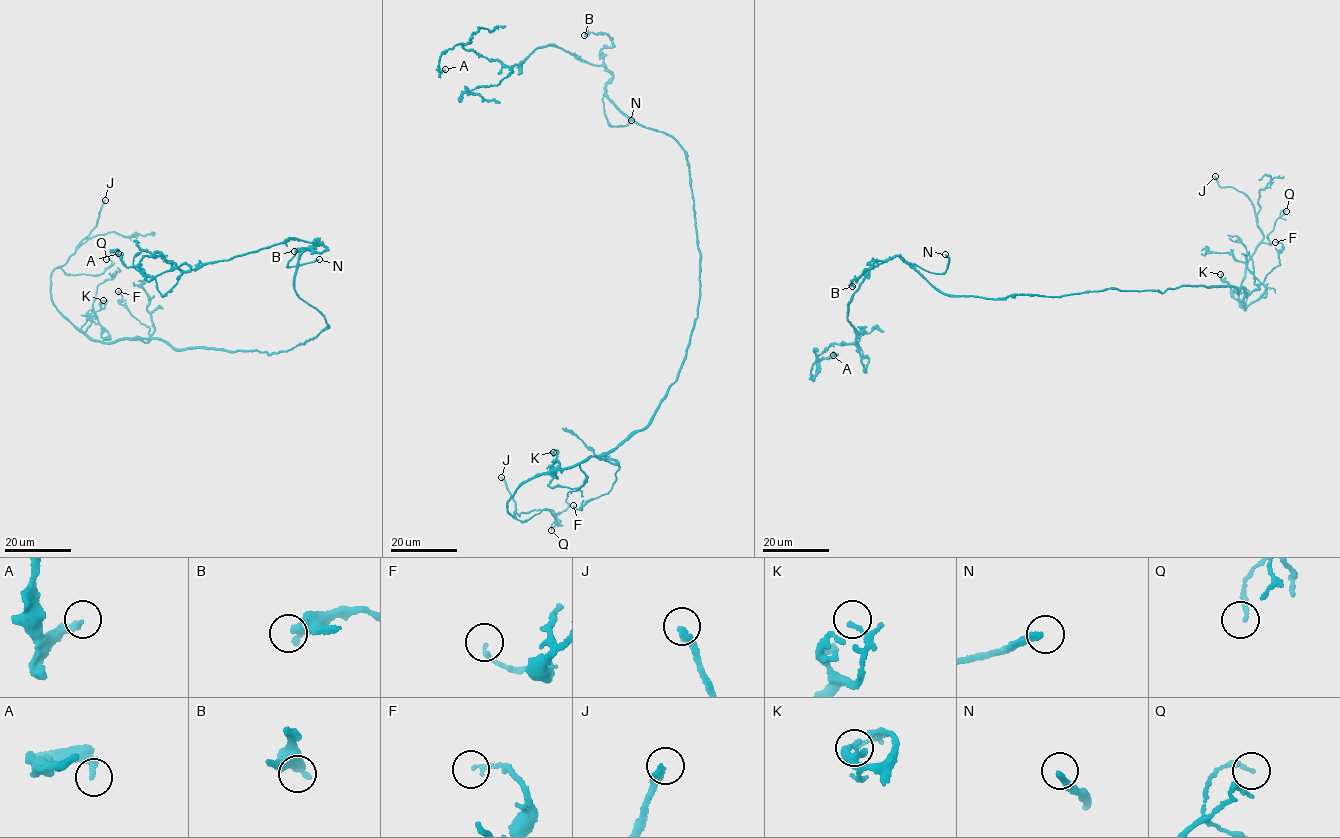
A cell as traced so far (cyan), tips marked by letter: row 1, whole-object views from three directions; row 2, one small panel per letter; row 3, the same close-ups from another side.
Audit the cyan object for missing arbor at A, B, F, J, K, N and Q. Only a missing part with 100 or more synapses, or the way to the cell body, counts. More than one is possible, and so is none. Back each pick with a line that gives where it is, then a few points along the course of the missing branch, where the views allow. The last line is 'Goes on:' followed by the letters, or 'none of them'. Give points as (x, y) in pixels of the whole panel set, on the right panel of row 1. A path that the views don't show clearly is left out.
J: Place: (1215, 176). Course of what is missing: (1215, 176), (1202, 168), (1201, 162)
N: Place: (945, 254). Course of what is missing: (945, 254), (927, 231), (908, 223), (906, 217), (929, 171), (1000, 107), (1004, 90), (1021, 58)
Goes on: J, N

